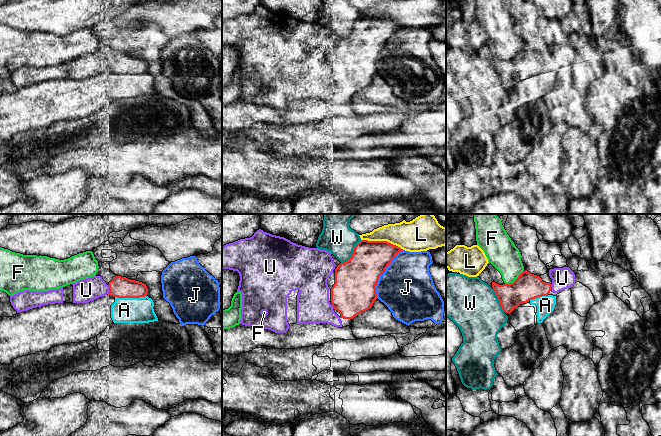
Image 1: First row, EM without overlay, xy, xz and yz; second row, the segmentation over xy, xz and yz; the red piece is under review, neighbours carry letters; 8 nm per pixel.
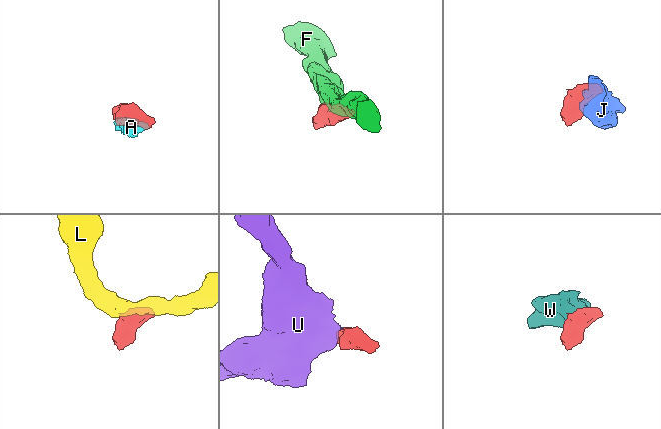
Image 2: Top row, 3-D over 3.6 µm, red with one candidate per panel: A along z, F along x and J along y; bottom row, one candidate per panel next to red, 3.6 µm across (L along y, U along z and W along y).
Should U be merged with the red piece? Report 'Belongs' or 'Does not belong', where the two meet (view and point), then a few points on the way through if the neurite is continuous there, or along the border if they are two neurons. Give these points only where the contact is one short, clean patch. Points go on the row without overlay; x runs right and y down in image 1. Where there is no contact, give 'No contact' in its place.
Belongs. Touches red at xy (109, 65)

